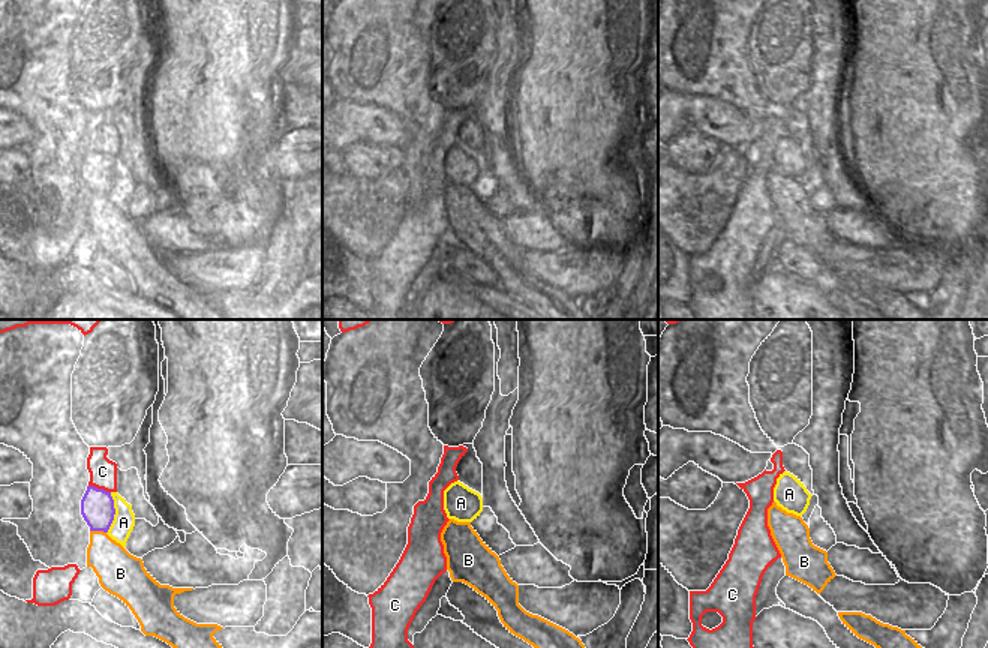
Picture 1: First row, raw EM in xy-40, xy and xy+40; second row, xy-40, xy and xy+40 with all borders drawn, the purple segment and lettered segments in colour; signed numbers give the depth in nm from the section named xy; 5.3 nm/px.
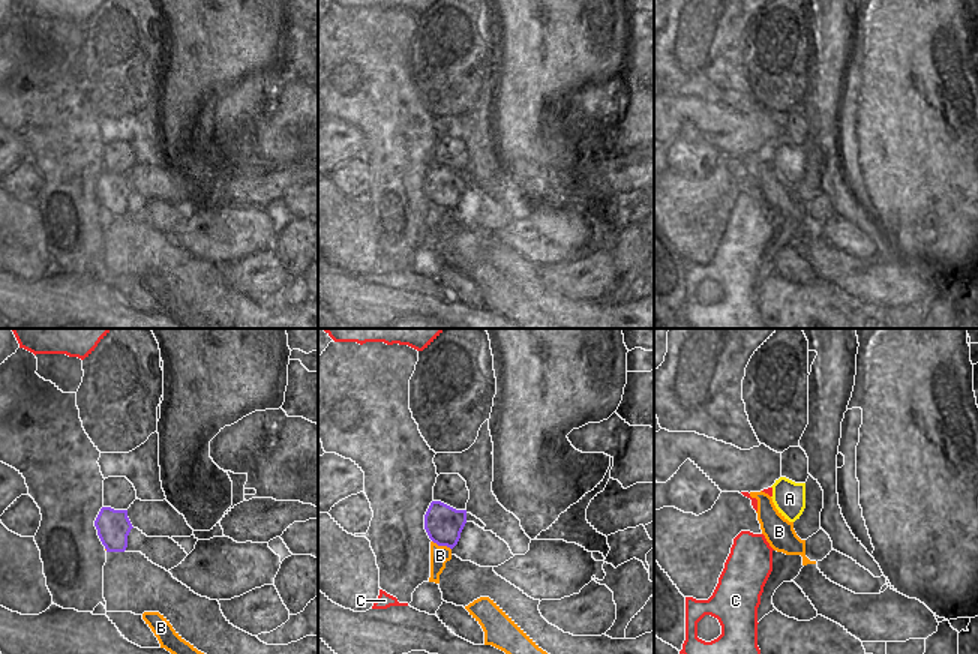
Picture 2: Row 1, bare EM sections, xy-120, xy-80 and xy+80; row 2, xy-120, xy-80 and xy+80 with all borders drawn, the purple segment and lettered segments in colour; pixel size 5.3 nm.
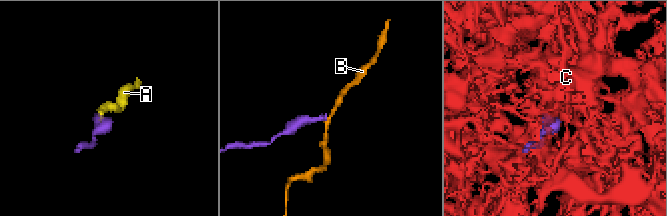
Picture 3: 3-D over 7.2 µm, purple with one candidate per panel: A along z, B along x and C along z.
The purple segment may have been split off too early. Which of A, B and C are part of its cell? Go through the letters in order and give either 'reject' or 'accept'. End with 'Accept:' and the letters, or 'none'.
A: accept
B: reject
C: reject
Accept: A

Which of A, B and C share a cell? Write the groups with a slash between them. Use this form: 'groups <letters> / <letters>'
groups A / B / C

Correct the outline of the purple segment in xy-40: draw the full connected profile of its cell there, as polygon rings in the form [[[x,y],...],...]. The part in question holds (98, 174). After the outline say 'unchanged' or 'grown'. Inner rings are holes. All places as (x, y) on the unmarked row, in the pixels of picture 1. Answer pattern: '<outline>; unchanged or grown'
[[[87,150],[81,164],[81,178],[90,195],[103,195],[126,212],[126,206],[135,190],[135,178],[132,170],[117,156]]]; grown

